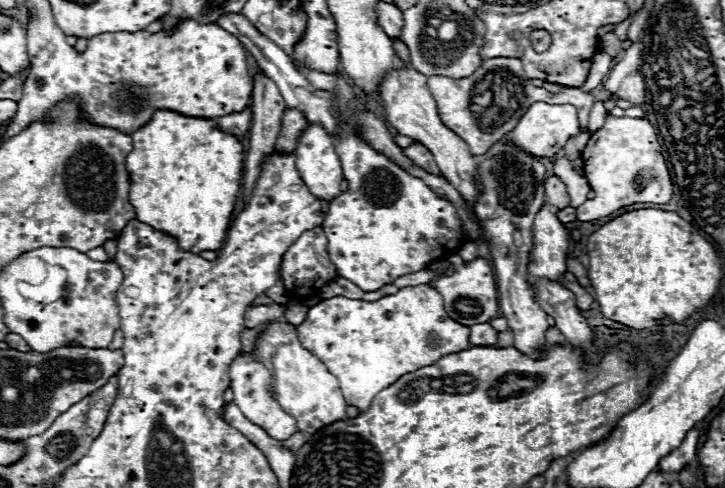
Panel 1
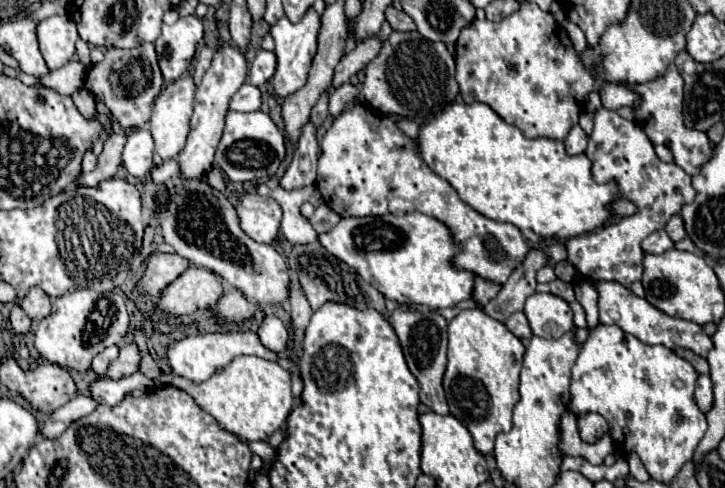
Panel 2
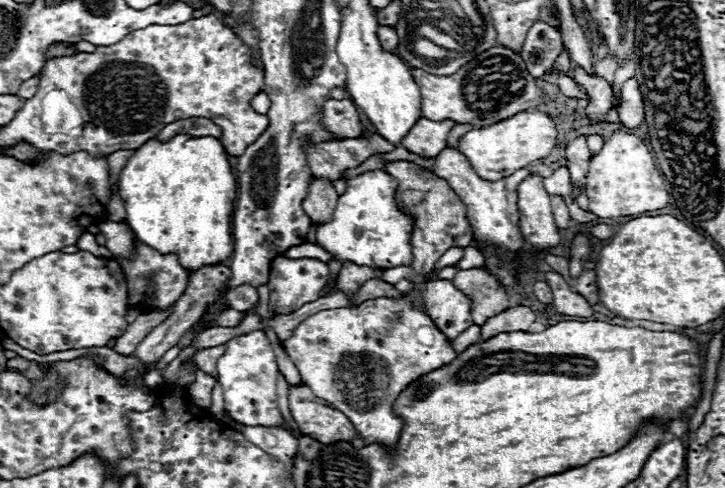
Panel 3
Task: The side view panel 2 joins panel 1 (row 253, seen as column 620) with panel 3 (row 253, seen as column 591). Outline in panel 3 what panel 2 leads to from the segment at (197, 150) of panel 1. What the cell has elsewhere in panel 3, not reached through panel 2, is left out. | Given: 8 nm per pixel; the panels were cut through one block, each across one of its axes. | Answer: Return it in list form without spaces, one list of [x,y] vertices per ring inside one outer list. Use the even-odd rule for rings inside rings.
[[[176,136],[170,142],[158,142],[152,138],[140,146],[122,168],[120,196],[126,208],[126,224],[134,230],[136,238],[160,254],[176,254],[180,266],[188,272],[196,272],[202,266],[222,264],[230,258],[234,248],[230,236],[230,216],[236,200],[236,178],[218,138]]]

